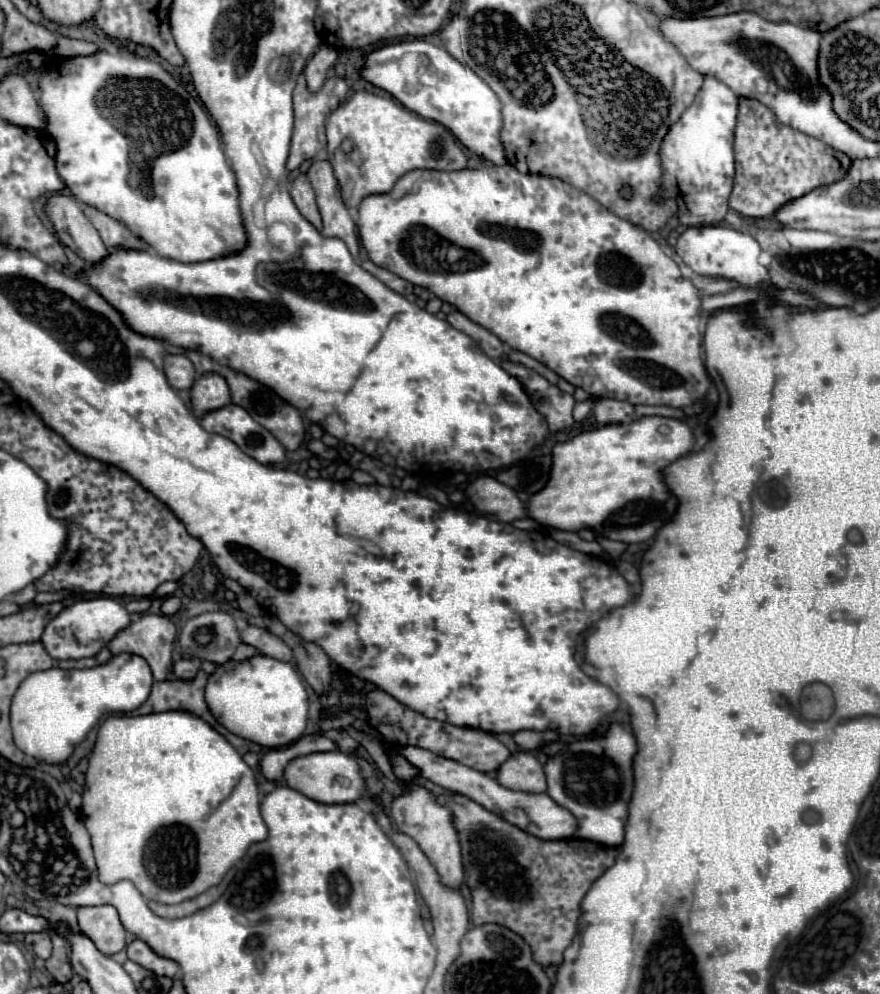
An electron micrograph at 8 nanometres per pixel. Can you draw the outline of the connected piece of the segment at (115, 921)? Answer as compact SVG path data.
M83 906L77 912L79 930L107 956L121 952L127 946L127 930L113 906Z

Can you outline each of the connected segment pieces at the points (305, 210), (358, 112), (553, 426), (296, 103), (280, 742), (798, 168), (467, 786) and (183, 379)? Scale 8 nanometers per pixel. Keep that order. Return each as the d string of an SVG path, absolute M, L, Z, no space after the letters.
M305 174L297 176L297 178L291 182L289 192L291 192L291 198L293 198L295 206L299 208L299 212L301 212L317 230L321 230L321 216L319 216L317 204L315 204L315 194L313 194L313 188L311 188L307 176L305 176Z
M355 92L347 102L343 102L329 118L327 118L327 152L329 162L335 168L335 178L339 180L341 190L345 192L347 200L345 204L357 206L365 196L369 194L383 194L393 188L393 184L409 170L415 168L431 168L431 170L461 170L467 166L467 156L461 150L461 146L455 142L455 136L447 128L425 120L411 110L403 108L401 102L389 96L377 96L369 92Z
M501 360L499 364L507 374L511 374L513 378L519 380L519 384L523 386L525 394L529 396L533 408L545 418L551 432L557 432L557 430L573 424L575 400L571 394L561 392L557 386L549 384L543 376L539 376L537 372L525 368L521 364L513 364L509 360Z
M301 74L297 78L297 86L293 90L293 110L295 110L295 130L293 130L293 138L291 138L291 152L289 152L289 160L287 160L287 170L295 170L299 168L305 160L313 160L315 154L325 148L325 118L331 114L331 110L341 104L345 100L349 92L349 86L343 78L335 76L335 78L327 78L323 88L319 92L311 92L305 84L305 76Z
M261 654L227 664L235 666L219 666L217 672L209 676L205 688L207 706L217 722L229 732L265 748L281 748L299 740L307 726L307 690L293 664L277 662Z
M741 98L739 116L735 128L735 184L729 198L729 206L743 216L771 218L779 206L799 198L813 188L833 184L841 180L851 166L851 160L843 152L835 152L823 142L797 132L785 124L779 124L775 114L757 100Z
M397 744L393 746L393 750L403 756L413 768L419 770L419 776L431 780L433 784L437 786L443 786L451 792L457 792L457 794L463 794L471 800L475 800L477 804L481 804L483 808L487 808L489 812L495 812L497 816L505 818L507 822L519 826L521 830L537 836L537 838L543 838L543 840L563 840L563 838L571 838L575 828L577 828L577 820L573 818L573 814L569 814L569 810L557 806L547 794L527 794L527 792L515 792L515 790L507 790L507 788L501 788L501 784L483 774L483 772L477 772L469 766L463 766L455 760L449 760L449 758L443 758L443 756L437 756L429 750L423 750L419 746L411 746L411 744Z
M165 356L163 372L173 390L189 390L195 380L195 370L189 358L185 356Z

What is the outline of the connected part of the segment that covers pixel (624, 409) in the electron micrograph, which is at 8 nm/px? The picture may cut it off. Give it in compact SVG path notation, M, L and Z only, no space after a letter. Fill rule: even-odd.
M595 400L593 408L597 424L617 424L617 422L629 422L633 420L633 404L619 402L619 400Z

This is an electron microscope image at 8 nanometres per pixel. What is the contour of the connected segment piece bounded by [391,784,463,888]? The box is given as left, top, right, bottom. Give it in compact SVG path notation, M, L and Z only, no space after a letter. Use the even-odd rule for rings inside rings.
M411 784L407 792L403 792L401 796L393 800L391 820L401 832L409 834L421 846L421 850L425 850L427 858L433 862L433 866L437 866L437 872L441 874L441 880L447 886L453 886L453 888L461 886L463 862L461 862L461 844L459 844L459 834L453 822L453 812L443 808L431 790L419 784Z

